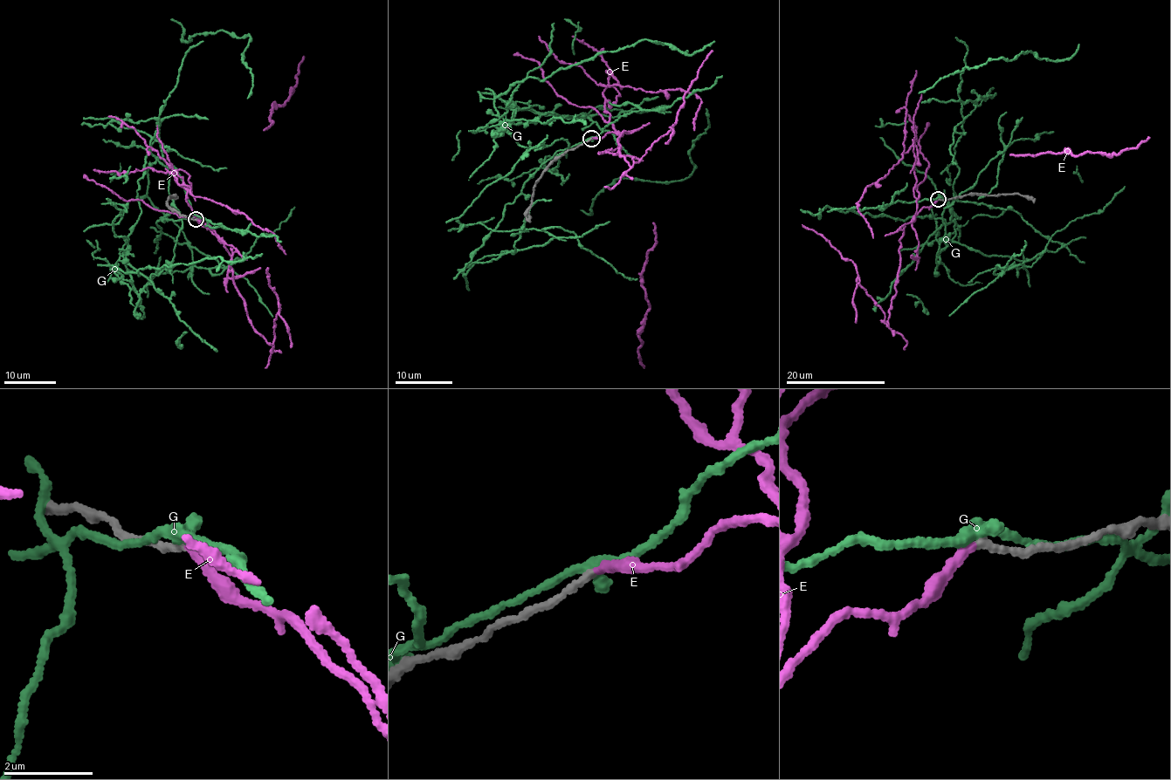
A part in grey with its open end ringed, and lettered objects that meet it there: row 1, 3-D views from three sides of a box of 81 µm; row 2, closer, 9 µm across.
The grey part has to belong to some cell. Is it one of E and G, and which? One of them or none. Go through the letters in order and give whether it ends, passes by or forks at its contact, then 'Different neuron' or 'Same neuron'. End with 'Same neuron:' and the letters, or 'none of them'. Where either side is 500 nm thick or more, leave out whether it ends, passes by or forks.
E: It ends there. Different neuron
G: It passes by. Different neuron
Same neuron: none of them

